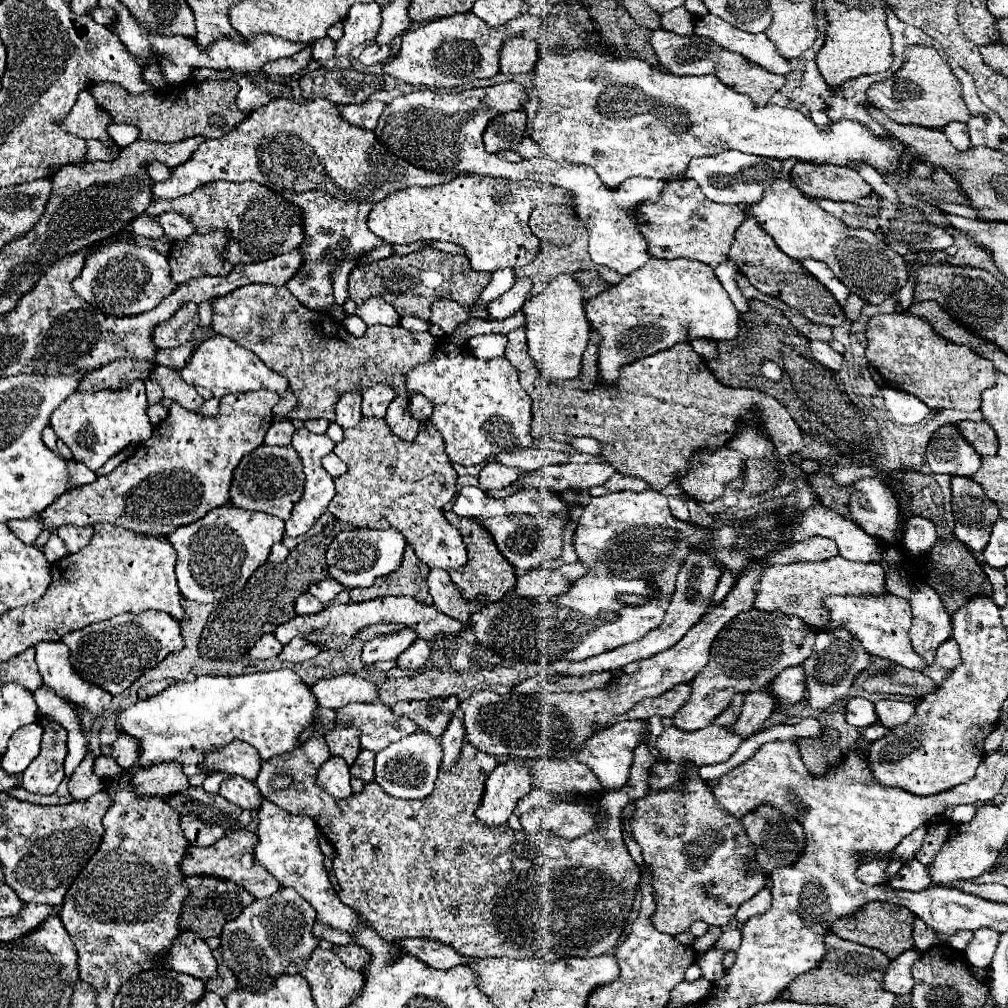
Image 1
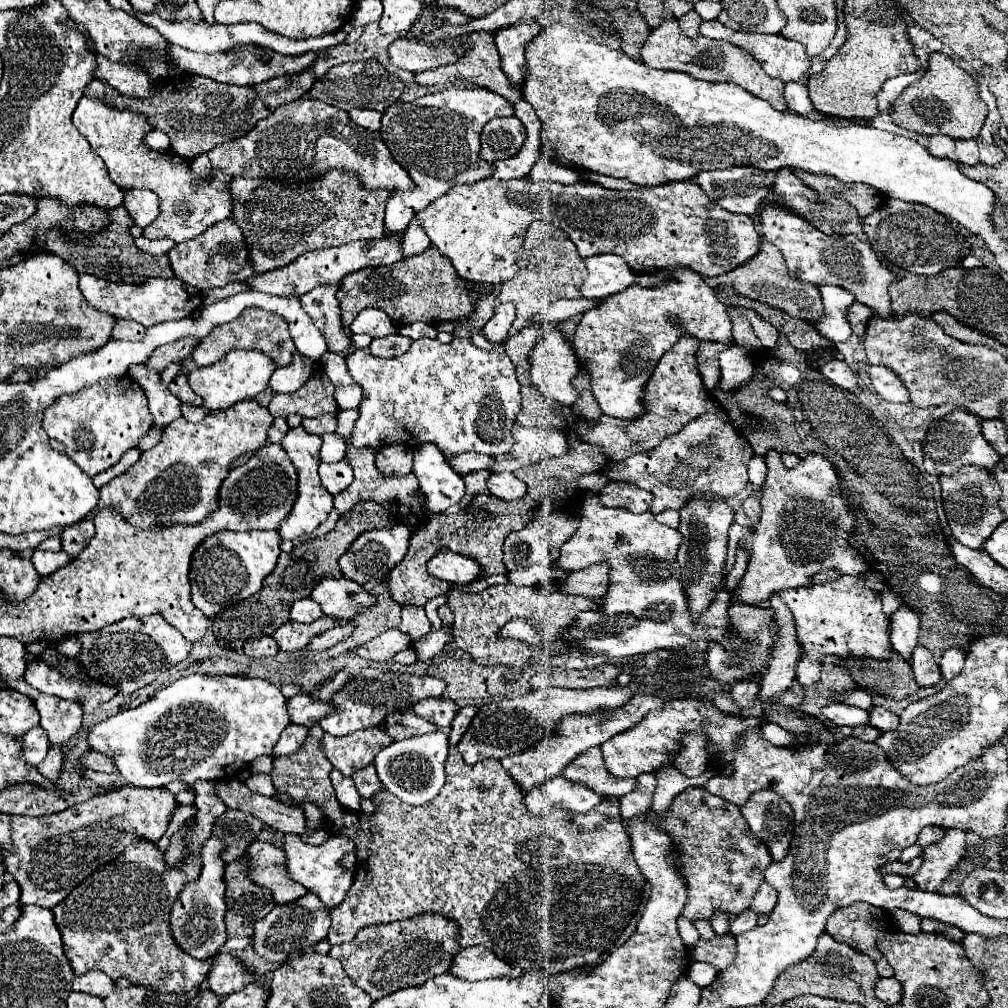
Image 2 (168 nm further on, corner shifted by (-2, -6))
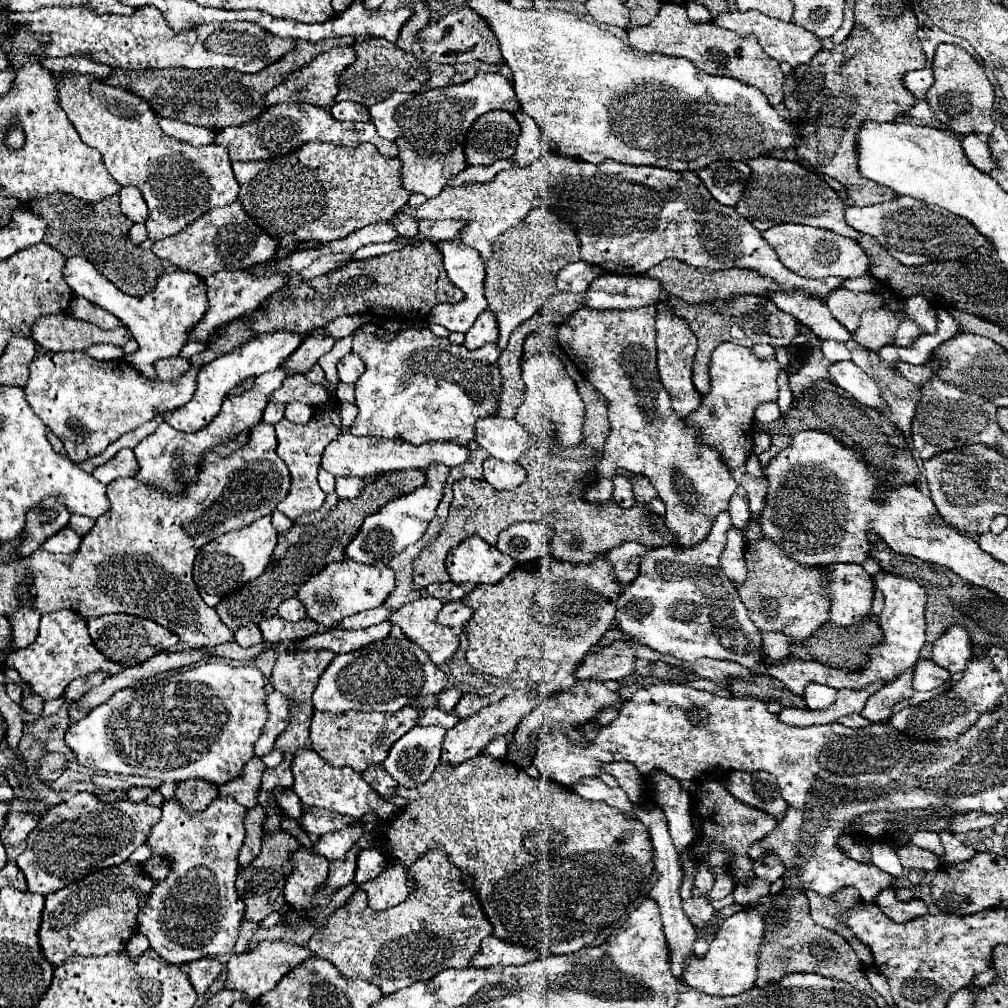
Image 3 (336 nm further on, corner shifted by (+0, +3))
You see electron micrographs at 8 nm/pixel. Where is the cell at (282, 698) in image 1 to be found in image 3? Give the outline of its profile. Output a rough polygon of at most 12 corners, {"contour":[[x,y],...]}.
{"contour":[[256,667],[116,691],[66,729],[86,769],[224,785],[266,723]]}

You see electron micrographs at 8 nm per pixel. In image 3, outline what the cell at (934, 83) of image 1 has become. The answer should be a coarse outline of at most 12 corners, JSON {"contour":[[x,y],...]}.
{"contour":[[940,45],[928,103],[960,135],[994,129],[994,87],[958,45]]}

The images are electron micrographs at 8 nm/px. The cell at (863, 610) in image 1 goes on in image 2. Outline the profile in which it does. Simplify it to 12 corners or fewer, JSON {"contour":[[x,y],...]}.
{"contour":[[862,578],[778,592],[796,622],[796,682],[822,658],[890,658],[890,616]]}

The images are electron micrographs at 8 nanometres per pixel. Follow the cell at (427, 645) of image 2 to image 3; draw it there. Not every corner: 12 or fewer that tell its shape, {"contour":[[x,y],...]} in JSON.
{"contour":[[460,601],[444,603],[438,623],[462,627],[472,609]]}

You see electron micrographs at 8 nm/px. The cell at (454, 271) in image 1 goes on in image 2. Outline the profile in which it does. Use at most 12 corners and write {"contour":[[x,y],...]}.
{"contour":[[434,246],[346,276],[342,326],[364,308],[394,324],[466,318],[476,304]]}

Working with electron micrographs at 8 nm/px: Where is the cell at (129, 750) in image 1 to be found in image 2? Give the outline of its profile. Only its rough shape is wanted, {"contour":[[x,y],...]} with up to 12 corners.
{"contour":[[94,750],[82,756],[82,764],[92,770],[112,772],[114,762],[104,758],[104,754],[98,754]]}

